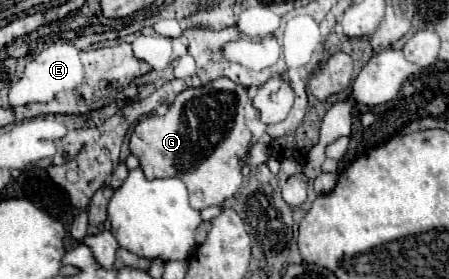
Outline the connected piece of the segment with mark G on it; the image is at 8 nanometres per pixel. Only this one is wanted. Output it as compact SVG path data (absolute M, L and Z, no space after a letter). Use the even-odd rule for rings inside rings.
M217 78L201 88L183 90L175 102L169 106L167 114L147 116L139 120L133 128L129 150L133 156L139 158L139 166L145 172L147 180L155 178L179 178L189 190L189 200L195 210L203 210L207 206L215 206L225 202L237 194L243 182L243 162L241 158L247 154L251 146L251 130L249 120L259 118L259 112L253 108L247 90L243 86L233 84L229 78Z

